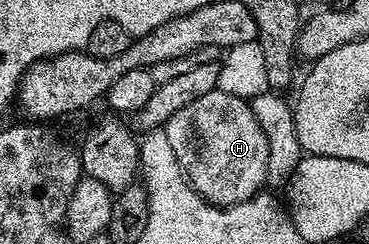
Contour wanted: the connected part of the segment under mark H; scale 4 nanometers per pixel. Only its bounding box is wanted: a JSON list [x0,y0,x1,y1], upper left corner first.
[162,89,269,206]

